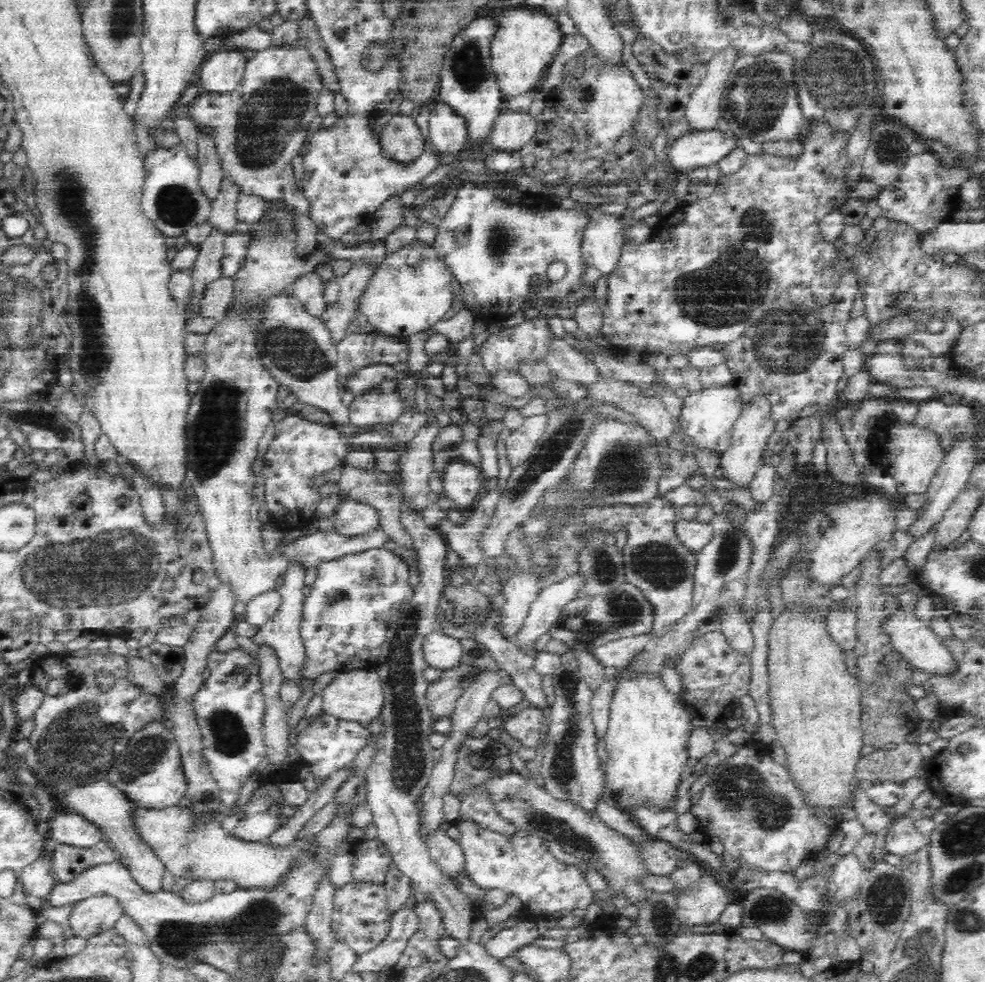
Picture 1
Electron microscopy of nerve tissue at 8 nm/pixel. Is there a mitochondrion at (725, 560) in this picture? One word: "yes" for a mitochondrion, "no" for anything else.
yes

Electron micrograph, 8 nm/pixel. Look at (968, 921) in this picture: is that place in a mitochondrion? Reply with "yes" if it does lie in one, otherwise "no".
yes

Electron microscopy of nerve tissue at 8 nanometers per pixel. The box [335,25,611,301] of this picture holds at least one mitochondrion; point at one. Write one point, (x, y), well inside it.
(468, 66)

